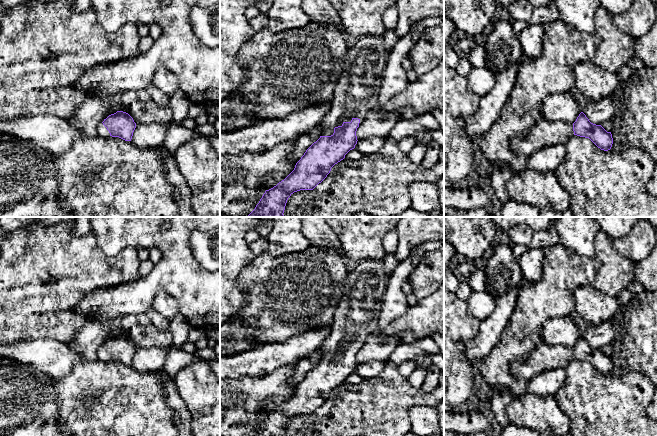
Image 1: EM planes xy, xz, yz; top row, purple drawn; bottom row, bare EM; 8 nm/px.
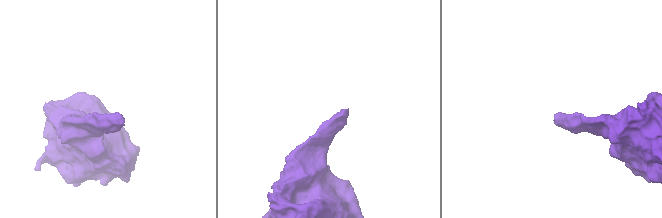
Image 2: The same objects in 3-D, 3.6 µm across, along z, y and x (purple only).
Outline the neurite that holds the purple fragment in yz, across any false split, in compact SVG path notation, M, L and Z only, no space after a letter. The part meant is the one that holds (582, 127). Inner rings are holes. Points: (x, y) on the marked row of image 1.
M583 112L573 124L548 121L543 118L531 128L527 136L512 137L509 144L514 153L530 157L544 147L556 144L565 145L573 135L589 138L604 151L610 150L613 144L611 132L607 132L601 125L591 123Z

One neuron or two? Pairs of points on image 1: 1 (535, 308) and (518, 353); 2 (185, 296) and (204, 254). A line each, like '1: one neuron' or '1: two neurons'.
1: one neuron
2: two neurons

